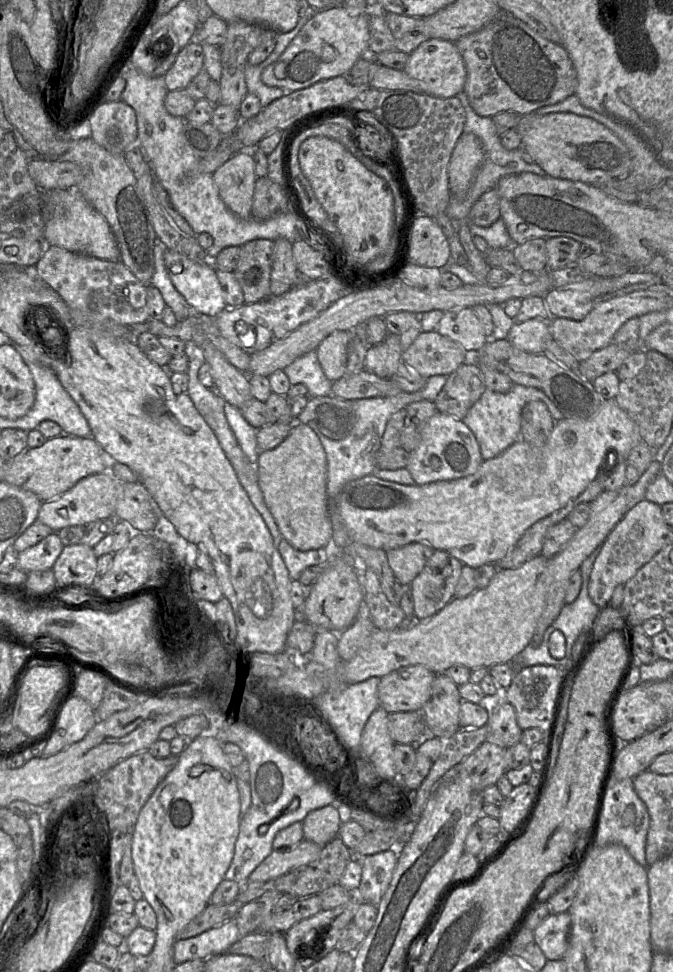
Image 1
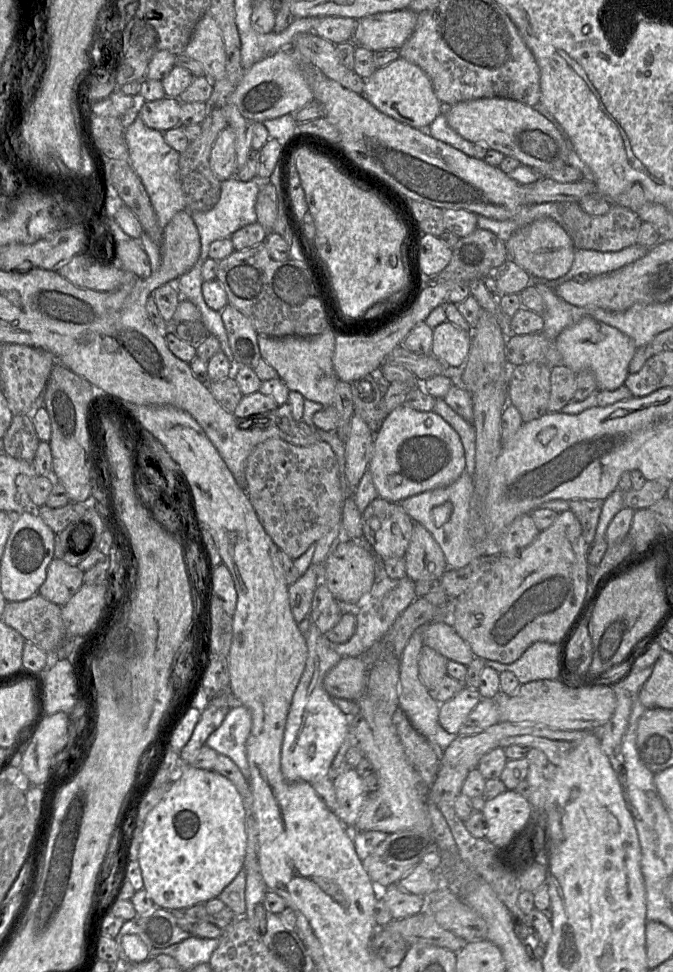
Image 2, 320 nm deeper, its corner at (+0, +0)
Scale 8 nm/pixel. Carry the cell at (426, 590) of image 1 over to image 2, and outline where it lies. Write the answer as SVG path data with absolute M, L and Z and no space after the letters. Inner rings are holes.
M413 524L412 536L405 556L406 576L414 583L439 581L447 570L442 549L432 534L421 524Z

